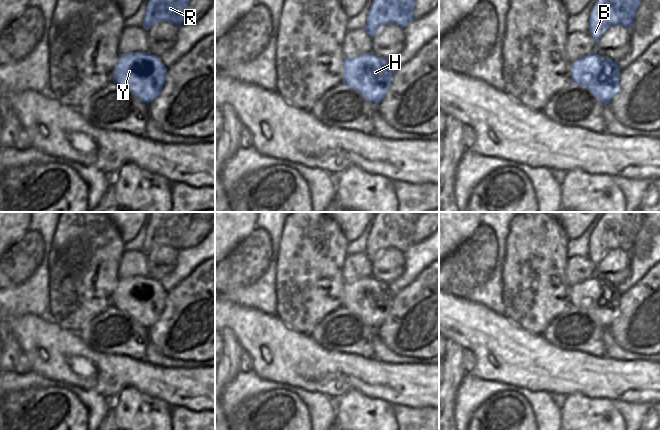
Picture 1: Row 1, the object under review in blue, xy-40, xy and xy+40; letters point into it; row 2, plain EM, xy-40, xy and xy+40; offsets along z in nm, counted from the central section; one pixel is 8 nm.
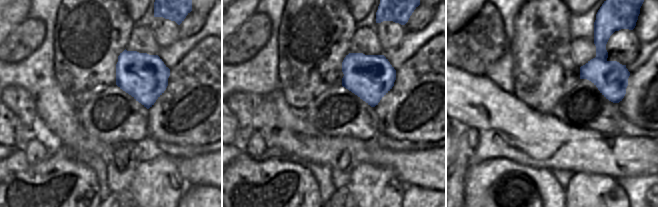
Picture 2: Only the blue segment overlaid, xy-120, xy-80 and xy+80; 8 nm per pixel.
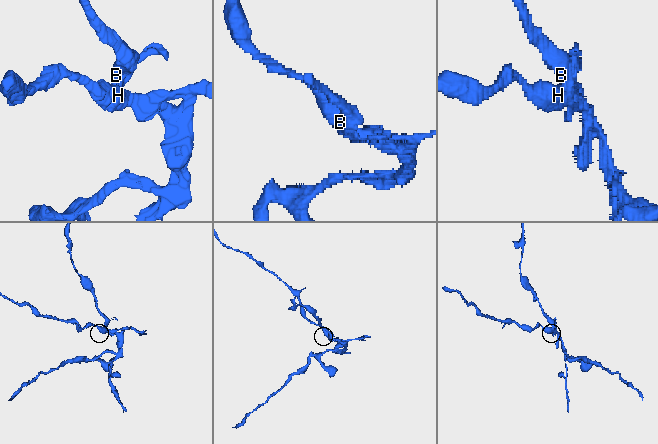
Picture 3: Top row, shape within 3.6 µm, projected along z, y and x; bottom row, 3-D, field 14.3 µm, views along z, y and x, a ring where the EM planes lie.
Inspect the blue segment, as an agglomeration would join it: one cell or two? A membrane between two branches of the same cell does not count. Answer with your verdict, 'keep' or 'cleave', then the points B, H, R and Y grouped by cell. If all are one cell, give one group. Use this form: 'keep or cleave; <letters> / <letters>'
cleave; B R / H Y

